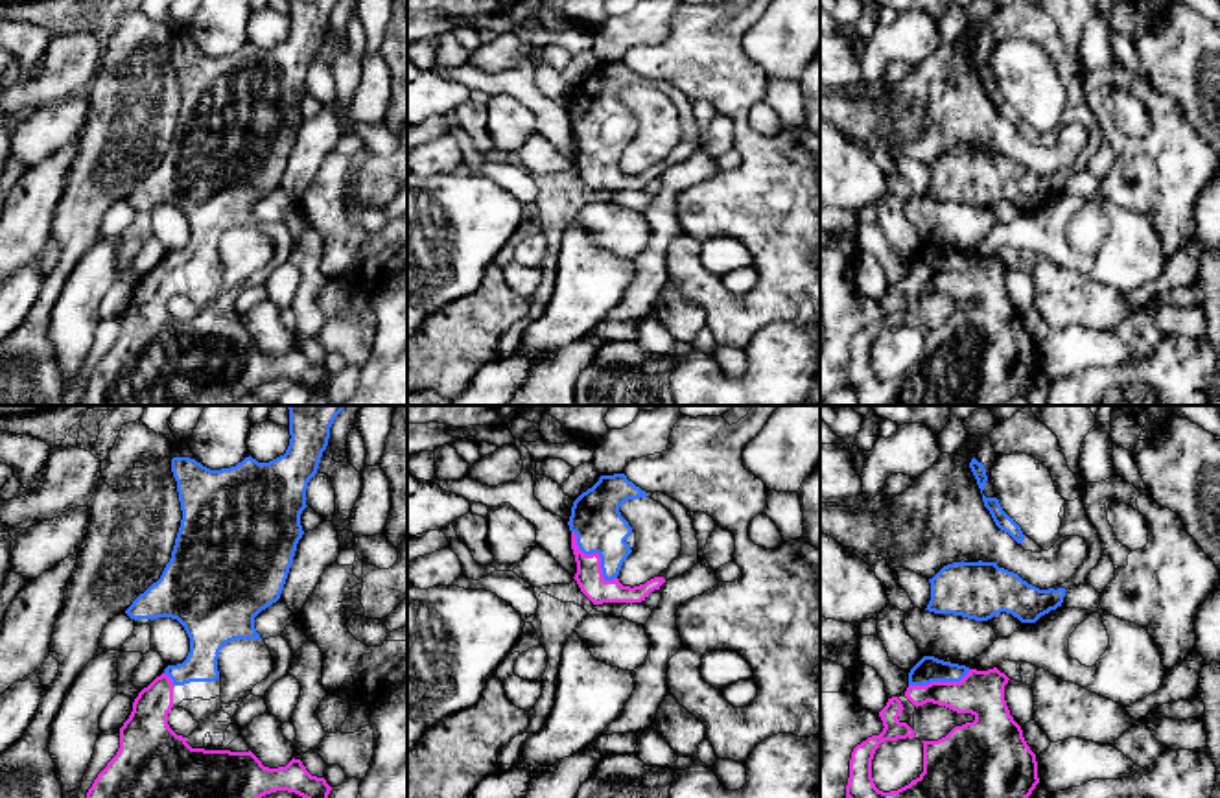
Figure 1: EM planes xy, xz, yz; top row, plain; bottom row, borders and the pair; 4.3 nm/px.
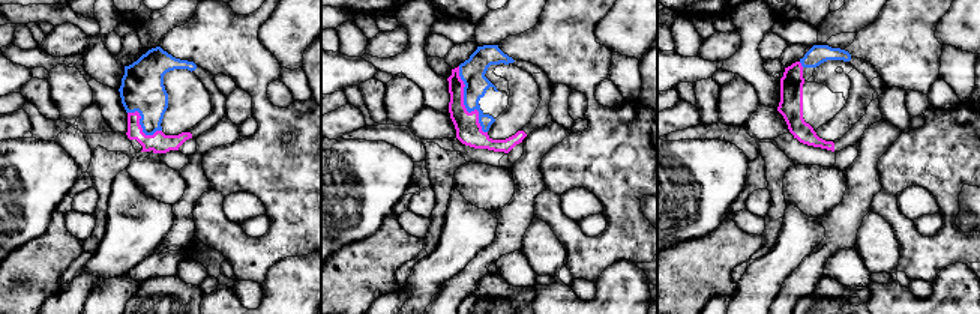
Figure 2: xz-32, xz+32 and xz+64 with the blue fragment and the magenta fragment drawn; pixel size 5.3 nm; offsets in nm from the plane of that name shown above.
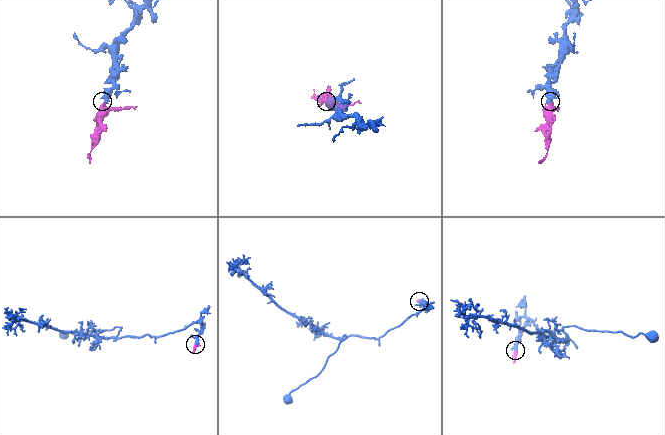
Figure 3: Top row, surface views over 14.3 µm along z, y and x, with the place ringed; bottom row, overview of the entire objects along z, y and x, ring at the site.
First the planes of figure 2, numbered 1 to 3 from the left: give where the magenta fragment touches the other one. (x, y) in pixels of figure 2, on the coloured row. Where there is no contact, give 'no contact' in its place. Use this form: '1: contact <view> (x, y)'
1: contact xz-32 (141, 126)
2: contact xz+32 (464, 104)
3: contact xz+64 (802, 65)

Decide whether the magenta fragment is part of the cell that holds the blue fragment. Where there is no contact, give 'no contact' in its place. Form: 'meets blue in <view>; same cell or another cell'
meets blue in xz; same cell

